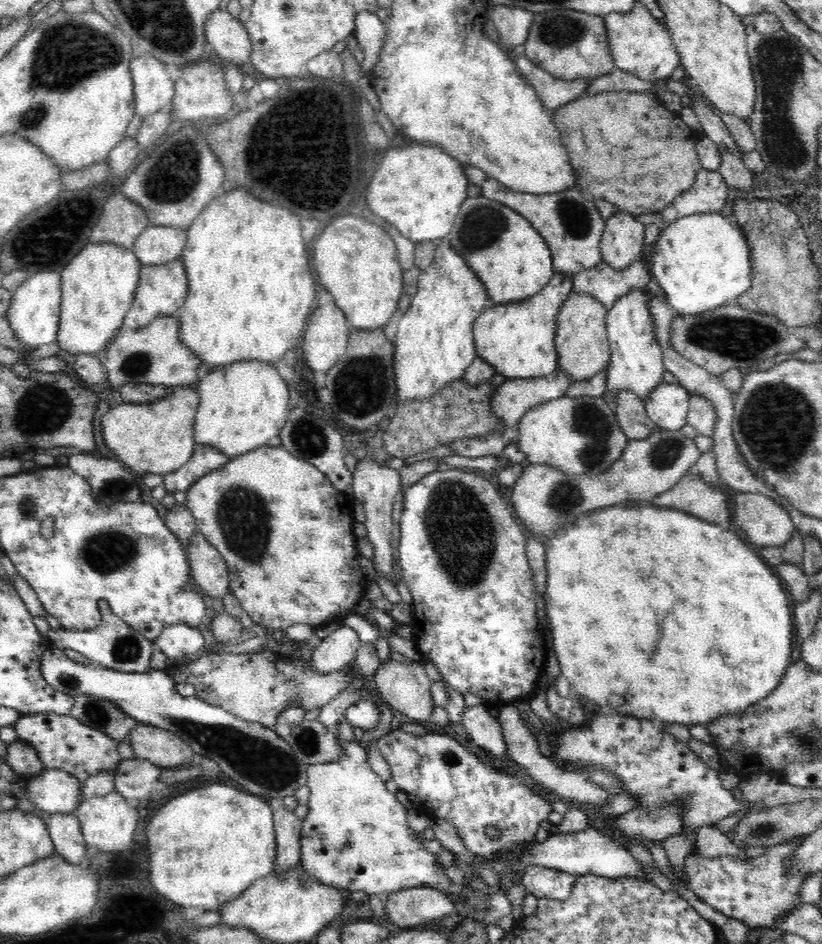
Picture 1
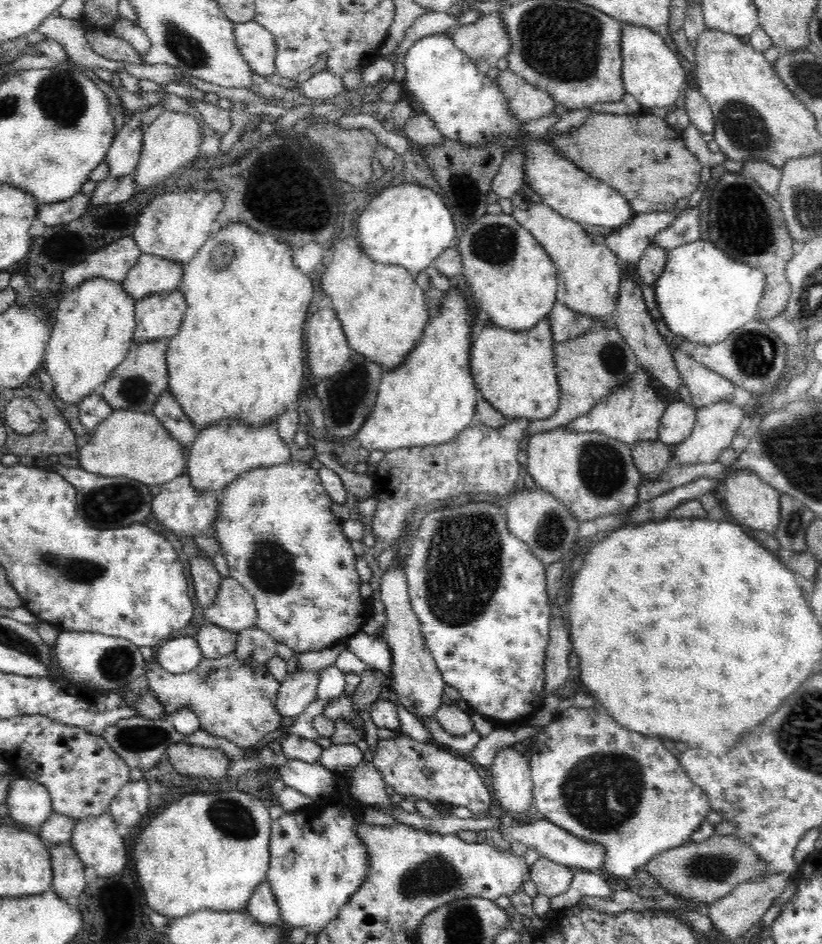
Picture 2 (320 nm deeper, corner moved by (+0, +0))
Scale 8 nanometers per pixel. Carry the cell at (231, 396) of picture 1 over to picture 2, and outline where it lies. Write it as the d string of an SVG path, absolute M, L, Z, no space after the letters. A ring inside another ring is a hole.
M226 418L216 426L197 432L194 444L190 446L187 472L192 488L196 491L216 492L228 488L238 476L262 466L284 464L290 459L290 447L278 435L277 420L272 420L260 428L250 428L241 420Z

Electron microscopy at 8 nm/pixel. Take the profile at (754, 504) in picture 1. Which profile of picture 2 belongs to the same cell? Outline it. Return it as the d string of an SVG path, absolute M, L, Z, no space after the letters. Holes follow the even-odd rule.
M738 469L732 471L731 475L724 480L726 485L726 495L724 501L728 512L746 530L762 530L774 534L781 519L780 492L770 484L760 479L758 474L750 469Z

